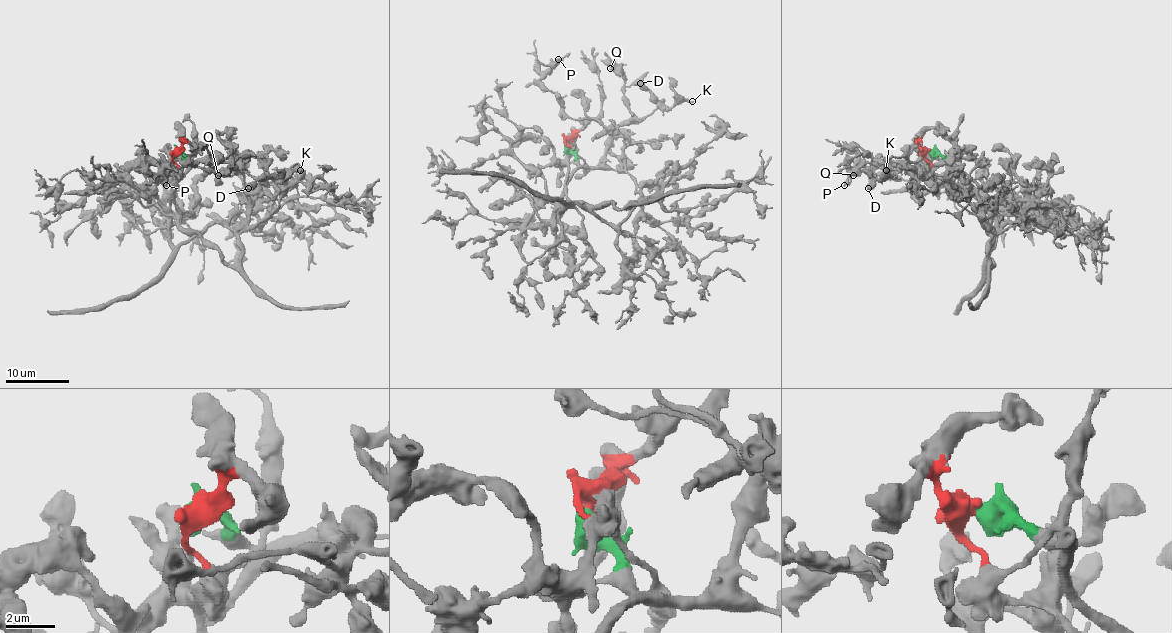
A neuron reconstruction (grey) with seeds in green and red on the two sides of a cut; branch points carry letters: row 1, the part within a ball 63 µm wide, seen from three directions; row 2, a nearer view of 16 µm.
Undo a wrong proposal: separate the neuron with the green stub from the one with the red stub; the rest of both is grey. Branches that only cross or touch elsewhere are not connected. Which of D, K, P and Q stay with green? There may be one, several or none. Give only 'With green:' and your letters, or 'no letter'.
With green: D, K, P, Q

